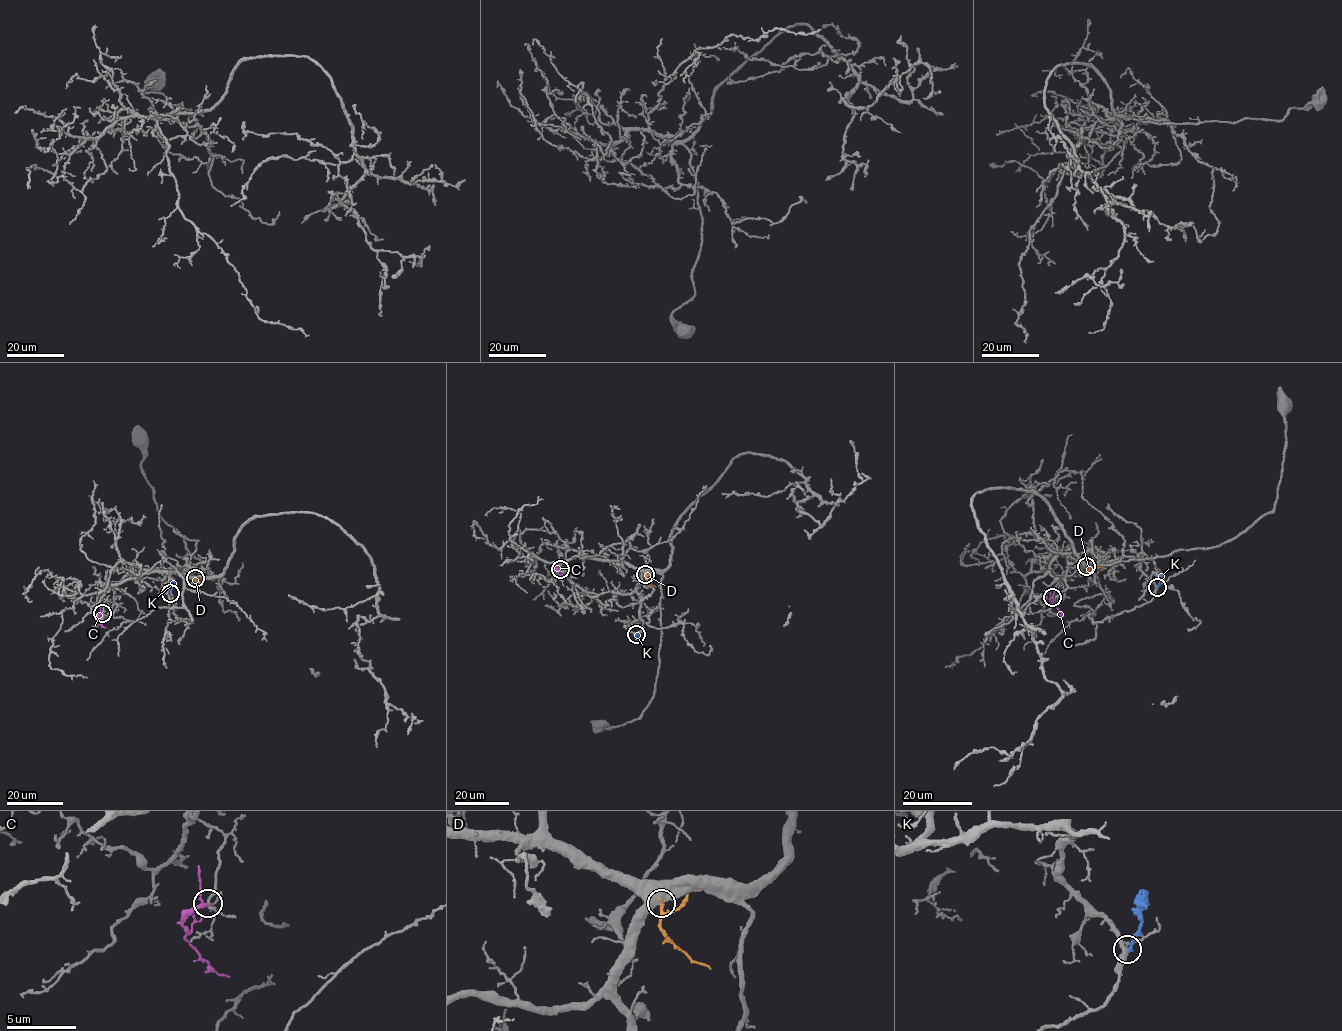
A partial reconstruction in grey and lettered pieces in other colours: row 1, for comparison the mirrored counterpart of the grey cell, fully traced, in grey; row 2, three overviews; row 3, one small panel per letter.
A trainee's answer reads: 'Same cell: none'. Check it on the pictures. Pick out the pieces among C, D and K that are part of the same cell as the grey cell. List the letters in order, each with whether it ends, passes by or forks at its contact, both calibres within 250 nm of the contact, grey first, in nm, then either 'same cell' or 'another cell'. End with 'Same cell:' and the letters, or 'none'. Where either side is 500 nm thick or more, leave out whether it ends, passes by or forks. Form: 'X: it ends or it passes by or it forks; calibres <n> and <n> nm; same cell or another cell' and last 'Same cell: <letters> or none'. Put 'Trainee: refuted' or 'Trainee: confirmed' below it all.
C: it passes by; calibres 130 and 200 nm; another cell
D: calibres 550 and 170 nm; another cell
K: it ends; calibres 300 and 240 nm; another cell
Same cell: none
Trainee: confirmed

